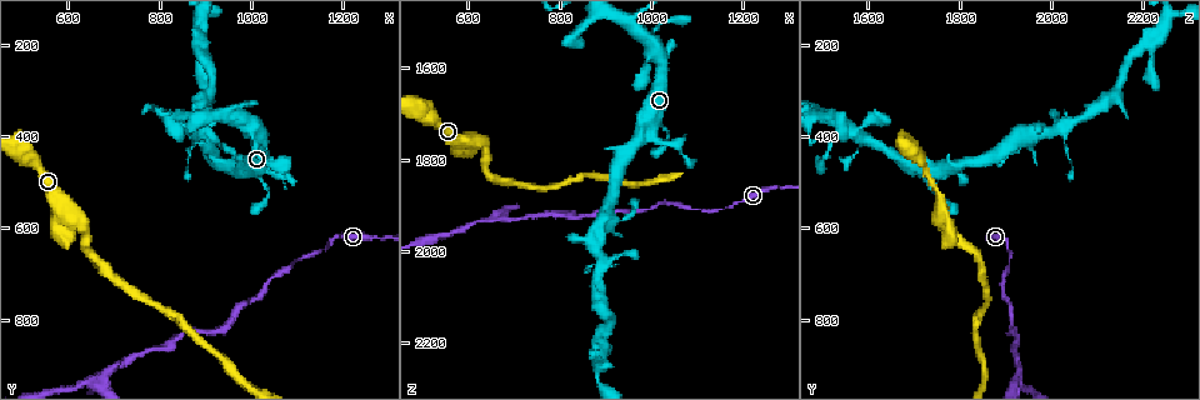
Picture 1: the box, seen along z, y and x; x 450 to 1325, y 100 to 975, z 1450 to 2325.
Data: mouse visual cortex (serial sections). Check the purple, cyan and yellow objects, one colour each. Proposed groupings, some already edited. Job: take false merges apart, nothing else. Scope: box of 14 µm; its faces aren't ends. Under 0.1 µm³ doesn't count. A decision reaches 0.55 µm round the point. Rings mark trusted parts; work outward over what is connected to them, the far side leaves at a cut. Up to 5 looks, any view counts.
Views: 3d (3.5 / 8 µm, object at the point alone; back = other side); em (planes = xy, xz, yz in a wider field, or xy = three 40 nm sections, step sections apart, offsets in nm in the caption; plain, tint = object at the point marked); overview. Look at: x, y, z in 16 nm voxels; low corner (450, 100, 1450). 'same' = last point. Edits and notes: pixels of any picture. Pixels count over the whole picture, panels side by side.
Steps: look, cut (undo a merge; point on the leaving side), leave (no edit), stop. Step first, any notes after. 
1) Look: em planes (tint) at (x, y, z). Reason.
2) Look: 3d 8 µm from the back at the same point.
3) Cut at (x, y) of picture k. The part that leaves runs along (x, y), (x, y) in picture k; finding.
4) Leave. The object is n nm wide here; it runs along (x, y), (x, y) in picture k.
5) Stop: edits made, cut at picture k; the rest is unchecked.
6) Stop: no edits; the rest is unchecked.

Look: 3d 3.5 µm at (1165, 635, 1905).

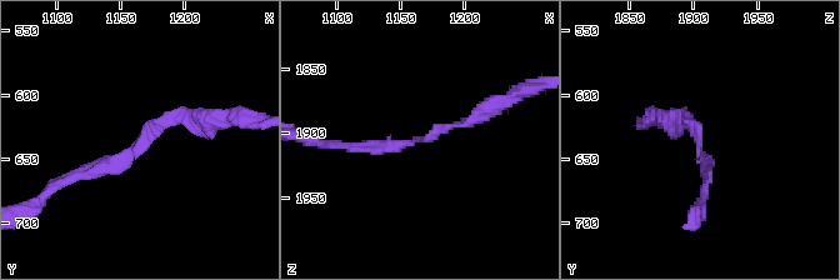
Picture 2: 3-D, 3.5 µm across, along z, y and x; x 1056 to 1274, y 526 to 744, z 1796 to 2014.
Look: em xy step 3 (tint) at (1164, 640, 1902).

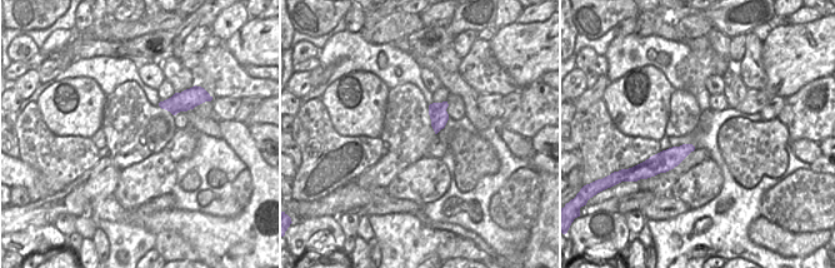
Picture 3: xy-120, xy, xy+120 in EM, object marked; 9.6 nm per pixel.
Leave. It runs along (205, 118), (171, 118), (121, 159), (64, 183) in picture 2; one cell here.

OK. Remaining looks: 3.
Look: 3d 3.5 µm at (1010, 385, 1565). Looks like a crossing.

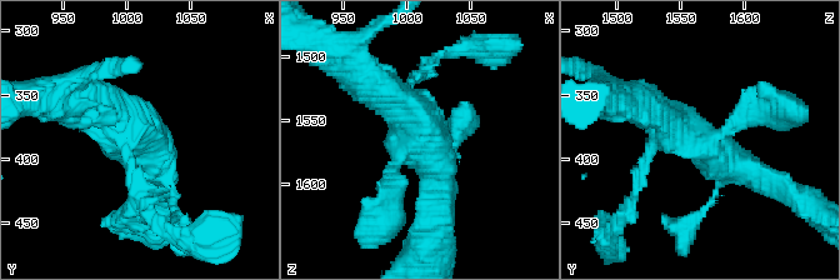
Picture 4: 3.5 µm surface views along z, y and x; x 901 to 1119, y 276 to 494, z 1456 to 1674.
Look: em xy step 3 (tint) at (1010, 386, 1564).

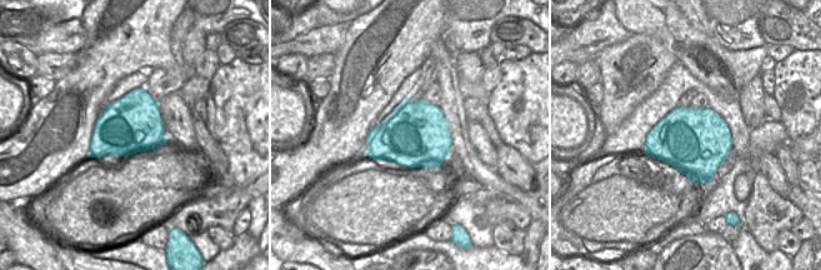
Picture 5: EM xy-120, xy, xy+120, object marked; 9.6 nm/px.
Leave. It runs along (761, 180), (646, 103) in picture 4; continuous, no second cell.

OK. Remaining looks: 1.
Stop: no edits; the rest is unchecked.

